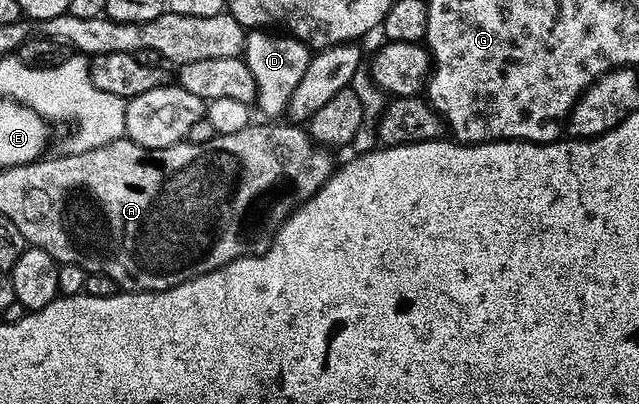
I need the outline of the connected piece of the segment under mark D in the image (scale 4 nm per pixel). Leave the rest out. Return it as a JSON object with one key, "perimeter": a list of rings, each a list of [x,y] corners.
{"perimeter":[[[263,29],[249,31],[245,35],[242,58],[250,67],[251,74],[254,75],[257,107],[268,115],[265,117],[278,118],[287,111],[289,100],[306,72],[312,52],[307,44],[291,34],[270,32],[273,31]]]}

